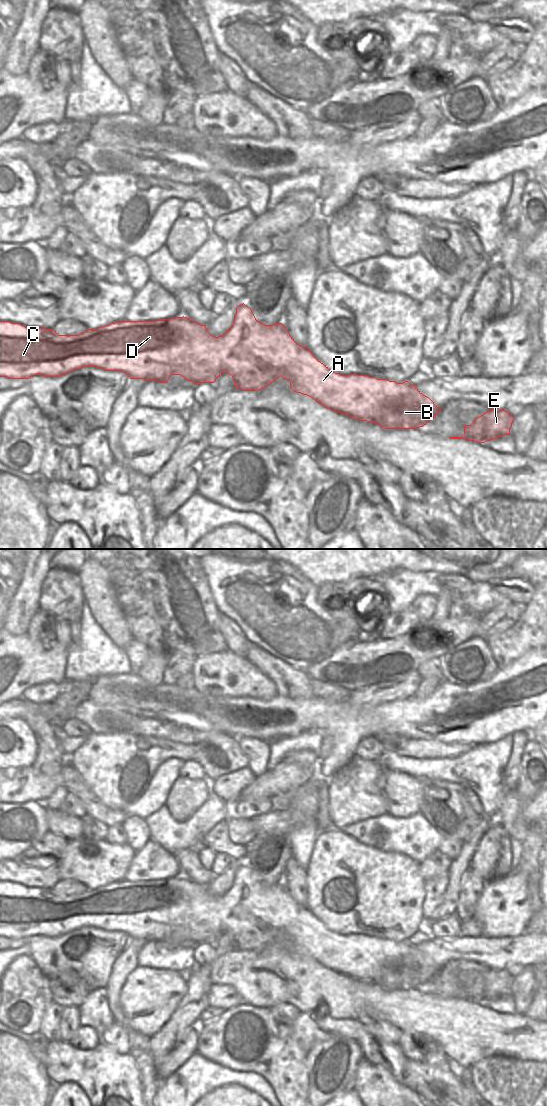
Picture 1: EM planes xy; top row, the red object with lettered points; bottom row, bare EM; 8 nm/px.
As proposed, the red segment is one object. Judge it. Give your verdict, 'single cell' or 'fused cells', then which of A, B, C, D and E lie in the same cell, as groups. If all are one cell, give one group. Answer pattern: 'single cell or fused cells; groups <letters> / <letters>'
single cell; groups A B C D E

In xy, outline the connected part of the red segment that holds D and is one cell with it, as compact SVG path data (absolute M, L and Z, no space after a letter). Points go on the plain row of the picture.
M244 863L236 868L234 882L232 886L221 896L215 897L211 895L206 885L201 885L187 877L173 877L171 879L157 879L155 881L117 881L97 889L88 889L79 895L59 895L53 889L45 889L43 887L25 887L19 883L11 883L9 881L0 881L0 937L7 937L9 939L29 939L35 935L43 935L45 937L59 937L71 931L81 929L83 927L97 927L105 931L121 931L125 933L130 939L143 939L145 941L157 941L159 943L167 943L171 935L181 935L187 941L191 941L197 945L199 943L214 943L223 933L232 936L234 946L236 949L243 951L259 951L274 941L280 936L290 942L290 948L303 955L307 955L317 961L320 965L327 969L331 969L337 973L347 975L359 981L367 981L375 983L385 989L417 989L423 987L429 981L434 979L441 968L437 967L434 962L427 956L423 955L416 945L411 945L408 941L397 943L387 939L377 939L367 935L341 935L331 931L326 925L321 923L308 909L299 905L289 894L288 890L282 883L275 883L273 885L265 885L256 880L252 870Z

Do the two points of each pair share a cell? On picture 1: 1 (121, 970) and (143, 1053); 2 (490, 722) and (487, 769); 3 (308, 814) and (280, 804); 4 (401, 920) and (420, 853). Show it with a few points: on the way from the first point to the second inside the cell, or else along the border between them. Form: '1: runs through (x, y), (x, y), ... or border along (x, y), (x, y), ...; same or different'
1: runs through (115, 991), (115, 1009), (119, 1018), (131, 1032); same
2: border along (511, 734), (497, 741), (473, 746); different
3: border along (309, 794), (299, 791), (290, 808), (273, 810); different
4: border along (396, 852), (406, 854), (418, 864); different

